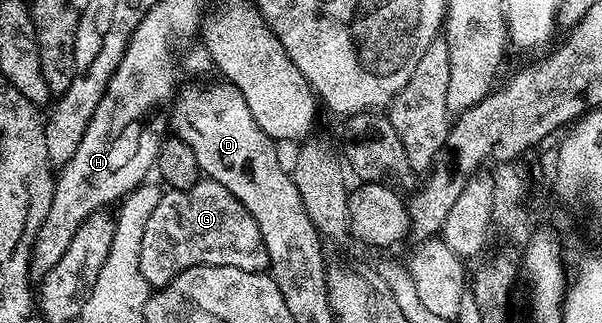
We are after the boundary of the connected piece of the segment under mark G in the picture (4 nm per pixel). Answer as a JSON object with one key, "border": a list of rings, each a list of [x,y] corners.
{"border":[[[209,178],[199,179],[198,184],[186,192],[163,191],[156,202],[156,210],[152,210],[148,217],[144,238],[140,241],[140,274],[144,274],[147,285],[154,290],[163,288],[192,266],[232,266],[236,270],[258,274],[269,262],[256,218],[252,218],[250,211],[231,192],[224,190],[224,186]]]}

